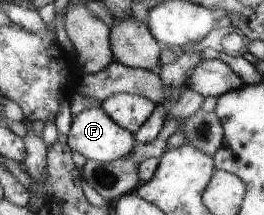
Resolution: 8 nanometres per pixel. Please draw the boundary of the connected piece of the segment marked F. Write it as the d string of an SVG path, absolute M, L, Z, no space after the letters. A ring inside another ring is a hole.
M99 105L85 109L79 115L75 115L75 118L72 119L67 145L73 151L84 155L88 160L110 162L115 161L115 159L125 159L127 155L133 155L138 140L135 139L133 132L119 127L119 124L115 123Z

